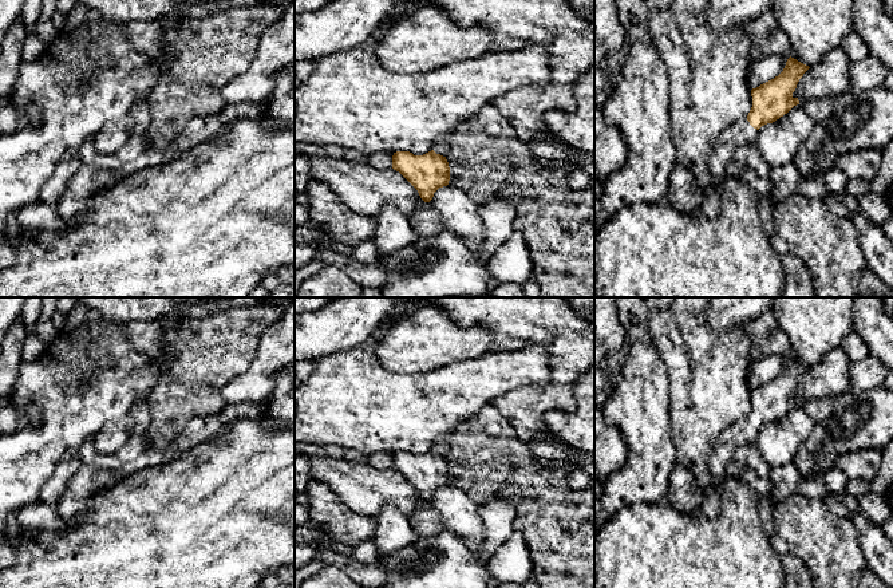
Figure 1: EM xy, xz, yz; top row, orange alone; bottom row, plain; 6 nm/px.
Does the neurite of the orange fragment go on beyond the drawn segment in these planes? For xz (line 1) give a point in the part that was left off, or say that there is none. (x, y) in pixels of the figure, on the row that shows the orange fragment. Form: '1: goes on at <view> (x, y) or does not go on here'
1: does not go on here

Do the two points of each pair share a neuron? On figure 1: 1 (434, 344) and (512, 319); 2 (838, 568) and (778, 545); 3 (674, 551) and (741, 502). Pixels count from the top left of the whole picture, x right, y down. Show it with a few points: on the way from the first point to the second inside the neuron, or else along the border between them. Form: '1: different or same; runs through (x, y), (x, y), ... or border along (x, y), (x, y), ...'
1: different; border along (454, 322), (485, 326), (492, 348)
2: different; border along (777, 532), (786, 543), (789, 552)
3: same; runs through (691, 551), (724, 520)

